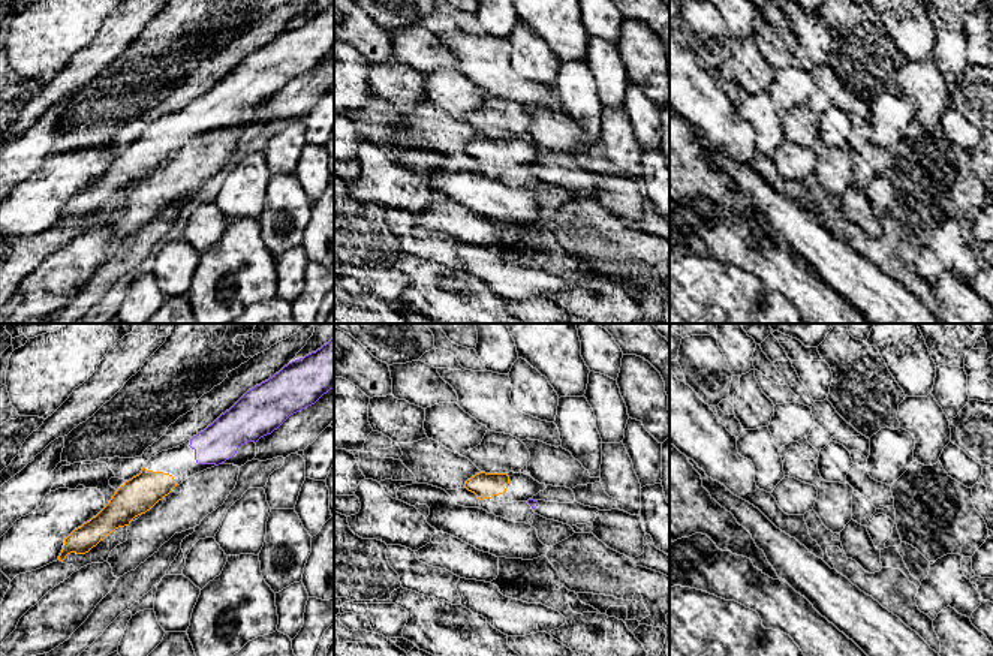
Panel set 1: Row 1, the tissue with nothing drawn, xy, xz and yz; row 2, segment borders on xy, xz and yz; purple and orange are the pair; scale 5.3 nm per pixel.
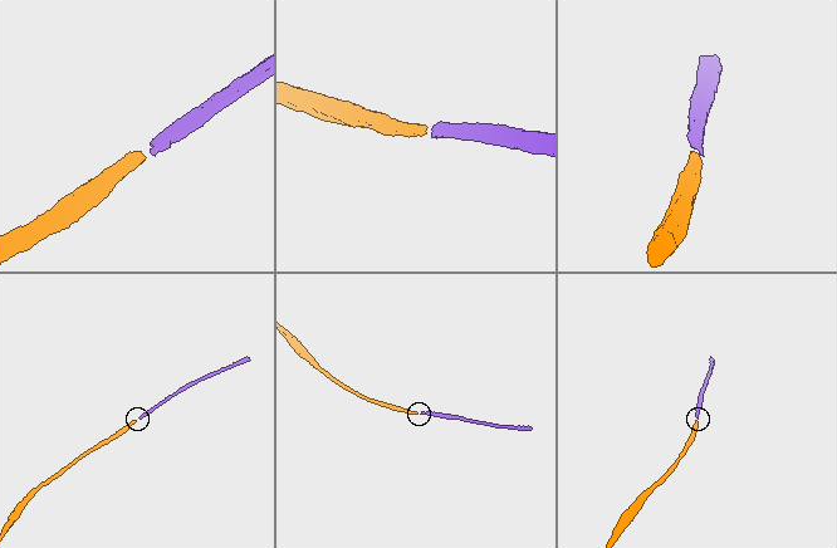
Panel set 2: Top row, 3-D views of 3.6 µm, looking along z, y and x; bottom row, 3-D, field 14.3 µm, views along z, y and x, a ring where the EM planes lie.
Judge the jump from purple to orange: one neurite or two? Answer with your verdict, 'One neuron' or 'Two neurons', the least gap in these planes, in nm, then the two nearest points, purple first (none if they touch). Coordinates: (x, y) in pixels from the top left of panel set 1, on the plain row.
One neuron. Distance 130 nm. Across: xz (527, 165), (505, 155)

